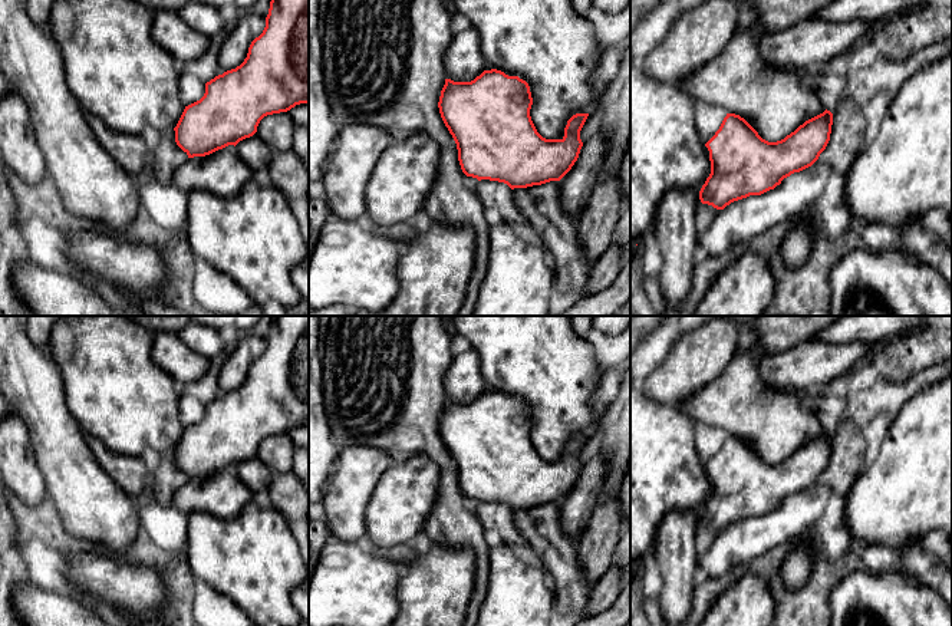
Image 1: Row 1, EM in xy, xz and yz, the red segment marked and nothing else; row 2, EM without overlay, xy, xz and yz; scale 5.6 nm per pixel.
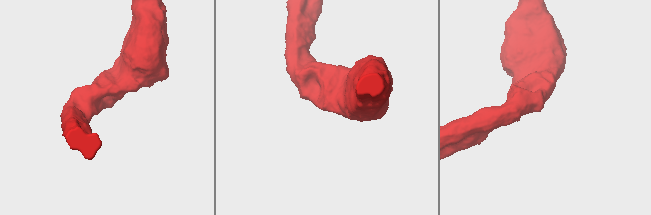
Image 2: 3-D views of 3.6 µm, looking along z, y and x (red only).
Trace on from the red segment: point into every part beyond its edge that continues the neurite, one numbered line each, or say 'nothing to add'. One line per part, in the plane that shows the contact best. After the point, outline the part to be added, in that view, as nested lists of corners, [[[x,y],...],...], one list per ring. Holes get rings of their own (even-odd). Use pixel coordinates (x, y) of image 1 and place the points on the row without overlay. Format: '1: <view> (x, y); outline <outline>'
1: yz (743, 542); outline [[[816,482],[811,488],[784,500],[761,517],[750,517],[719,531],[698,560],[708,579],[725,576],[778,546],[800,538],[824,513],[831,490]]]

